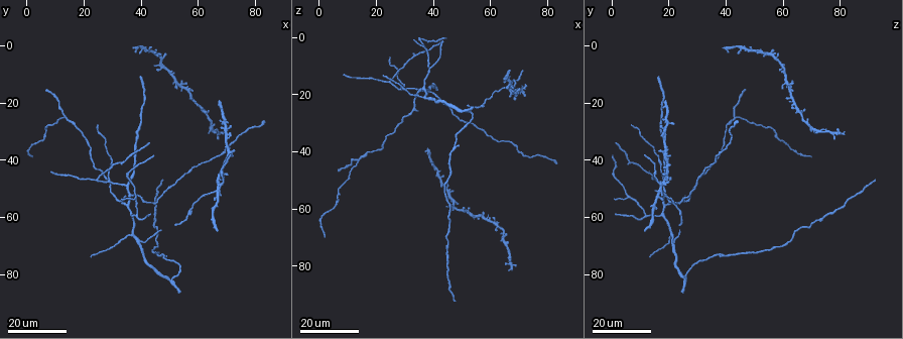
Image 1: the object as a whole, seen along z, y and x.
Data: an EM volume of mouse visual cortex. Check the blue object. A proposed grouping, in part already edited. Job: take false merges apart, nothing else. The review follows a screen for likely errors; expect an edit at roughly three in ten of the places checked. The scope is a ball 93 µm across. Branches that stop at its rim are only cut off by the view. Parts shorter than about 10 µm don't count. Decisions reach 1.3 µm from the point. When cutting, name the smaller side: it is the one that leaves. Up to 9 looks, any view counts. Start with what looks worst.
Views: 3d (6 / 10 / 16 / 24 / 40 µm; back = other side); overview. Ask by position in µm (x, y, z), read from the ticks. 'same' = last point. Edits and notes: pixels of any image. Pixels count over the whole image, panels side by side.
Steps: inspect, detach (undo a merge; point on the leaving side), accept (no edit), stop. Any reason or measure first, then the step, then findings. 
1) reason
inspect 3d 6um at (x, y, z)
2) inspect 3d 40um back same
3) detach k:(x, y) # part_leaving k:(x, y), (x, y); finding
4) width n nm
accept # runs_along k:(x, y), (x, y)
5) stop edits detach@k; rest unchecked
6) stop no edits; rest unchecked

three-way junction
inspect 3d 16um at (39, 59, 12)

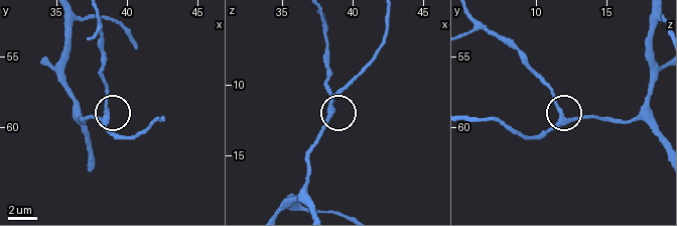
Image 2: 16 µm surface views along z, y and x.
inspect 3d 10um at (38.6, 59.4, 11.8)

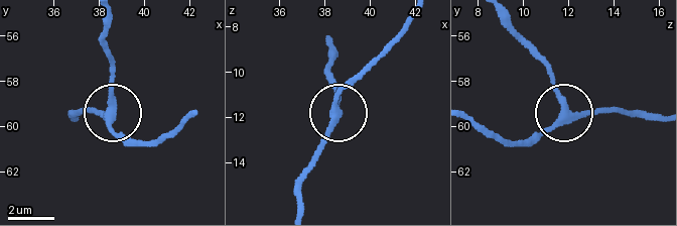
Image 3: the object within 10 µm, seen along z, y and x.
width 300 nm
accept # runs_along 3:(659, 118), (572, 112), (528, 145); all the same neuron

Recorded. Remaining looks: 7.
small branch off a trunk
inspect 3d 24um at (67, 48, 18)

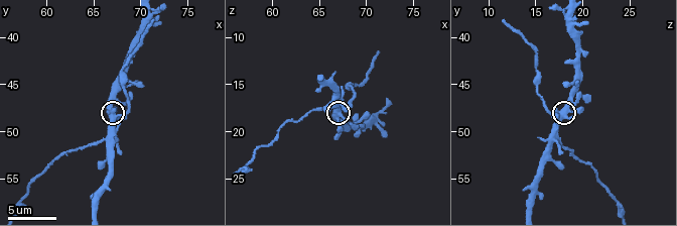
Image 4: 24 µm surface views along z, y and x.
closer look
inspect 3d 6um at (67.2, 48.4, 17.6)

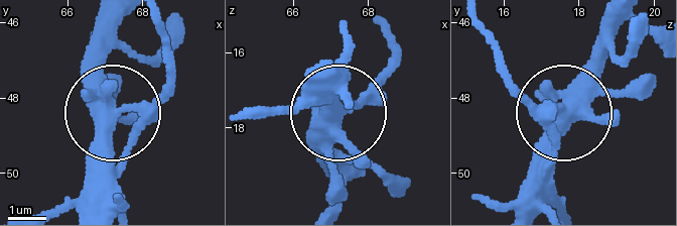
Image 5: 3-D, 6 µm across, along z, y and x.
from behind
inspect 3d 6um back at (67.25, 48.25, 17.55)

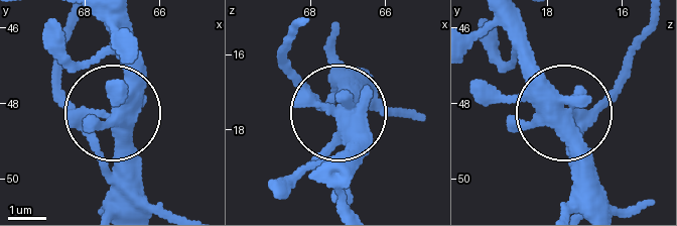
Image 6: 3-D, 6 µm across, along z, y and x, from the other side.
arms 5
accept # continuous, no second neuron

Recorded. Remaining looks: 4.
inspect 3d 16um at (36, 66, 21)

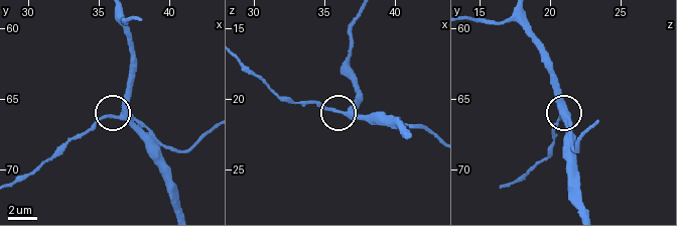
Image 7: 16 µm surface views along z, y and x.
closer look
inspect 3d 6um at (36.4, 66.2, 21.0)

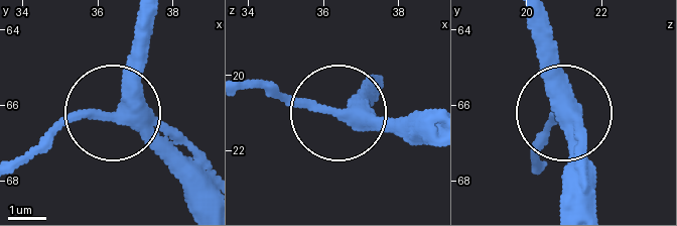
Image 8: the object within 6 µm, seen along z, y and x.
side_arm 20 um
accept # continuous, no second neuron

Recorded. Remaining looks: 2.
branch point
inspect 3d 24um at (36, 59, 18)

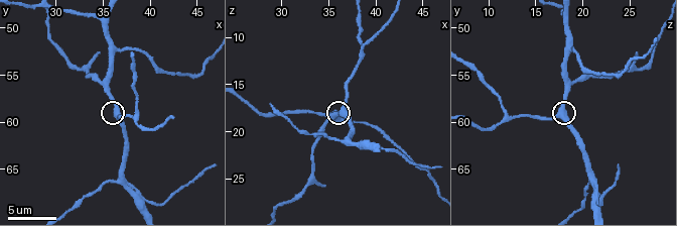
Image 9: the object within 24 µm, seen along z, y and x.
inspect 3d 10um at (36.6, 59.4, 17.4)

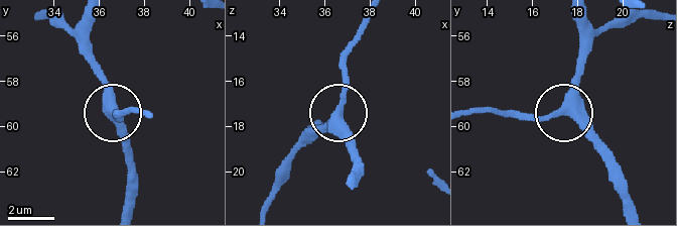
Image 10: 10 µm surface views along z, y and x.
side_arm 39 um
accept # runs_along 10:(93, 20), (87, 54), (116, 118); continuous, no second neuron

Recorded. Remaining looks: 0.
stop no edits; rest unchecked

